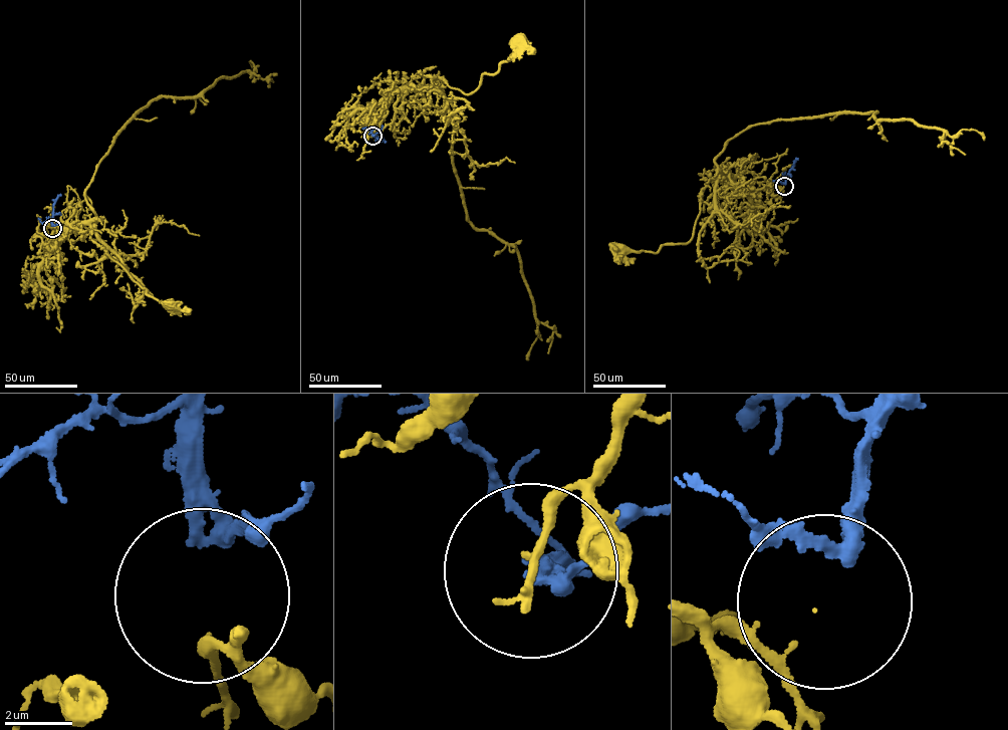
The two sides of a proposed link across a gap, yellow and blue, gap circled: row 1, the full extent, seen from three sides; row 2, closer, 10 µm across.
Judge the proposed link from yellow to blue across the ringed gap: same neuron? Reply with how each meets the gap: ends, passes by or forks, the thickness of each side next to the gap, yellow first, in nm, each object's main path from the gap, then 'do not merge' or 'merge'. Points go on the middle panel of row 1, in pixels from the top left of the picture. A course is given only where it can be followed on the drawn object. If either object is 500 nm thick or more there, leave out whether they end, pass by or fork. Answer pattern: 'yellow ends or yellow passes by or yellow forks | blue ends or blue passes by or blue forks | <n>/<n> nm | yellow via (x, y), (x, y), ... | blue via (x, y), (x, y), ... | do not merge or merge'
yellow passes by | blue passes by | 160/320 nm | yellow via (371, 135), (391, 96), (406, 89) | blue via (371, 136), (386, 142) | do not merge

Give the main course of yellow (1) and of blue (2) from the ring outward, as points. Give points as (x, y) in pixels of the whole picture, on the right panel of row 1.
1: (783, 188), (768, 185), (757, 193), (742, 192), (730, 176)
2: (785, 184), (797, 158)

